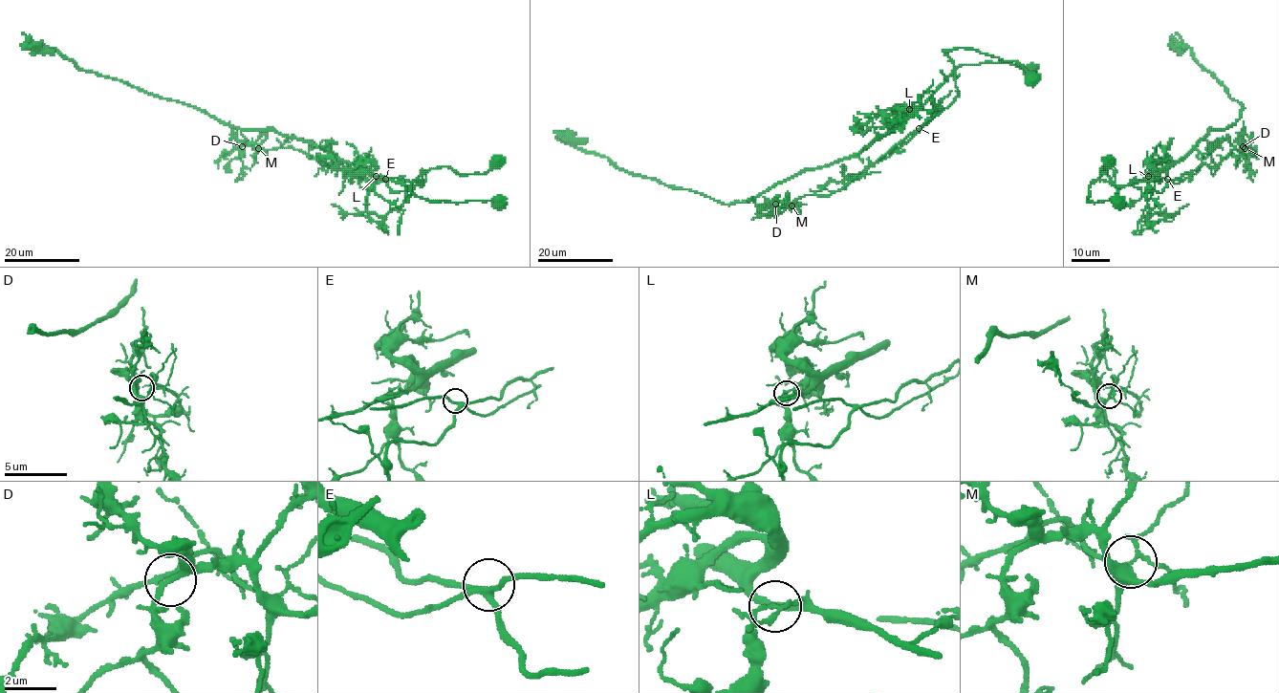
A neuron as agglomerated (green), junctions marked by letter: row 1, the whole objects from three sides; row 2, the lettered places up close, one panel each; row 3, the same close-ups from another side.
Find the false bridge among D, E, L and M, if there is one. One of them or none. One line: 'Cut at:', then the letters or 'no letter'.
Cut at: L

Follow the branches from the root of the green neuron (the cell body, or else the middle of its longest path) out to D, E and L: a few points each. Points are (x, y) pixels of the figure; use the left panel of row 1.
D: (501, 202), (429, 202), (419, 179), (378, 175), (379, 216), (406, 193), (242, 146)
E: (501, 202), (429, 202), (409, 189), (419, 179), (378, 175), (366, 208), (379, 216), (406, 196), (385, 179)
L: (501, 202), (429, 202), (409, 189), (410, 184), (419, 179), (421, 181), (416, 185), (406, 185), (376, 176)

